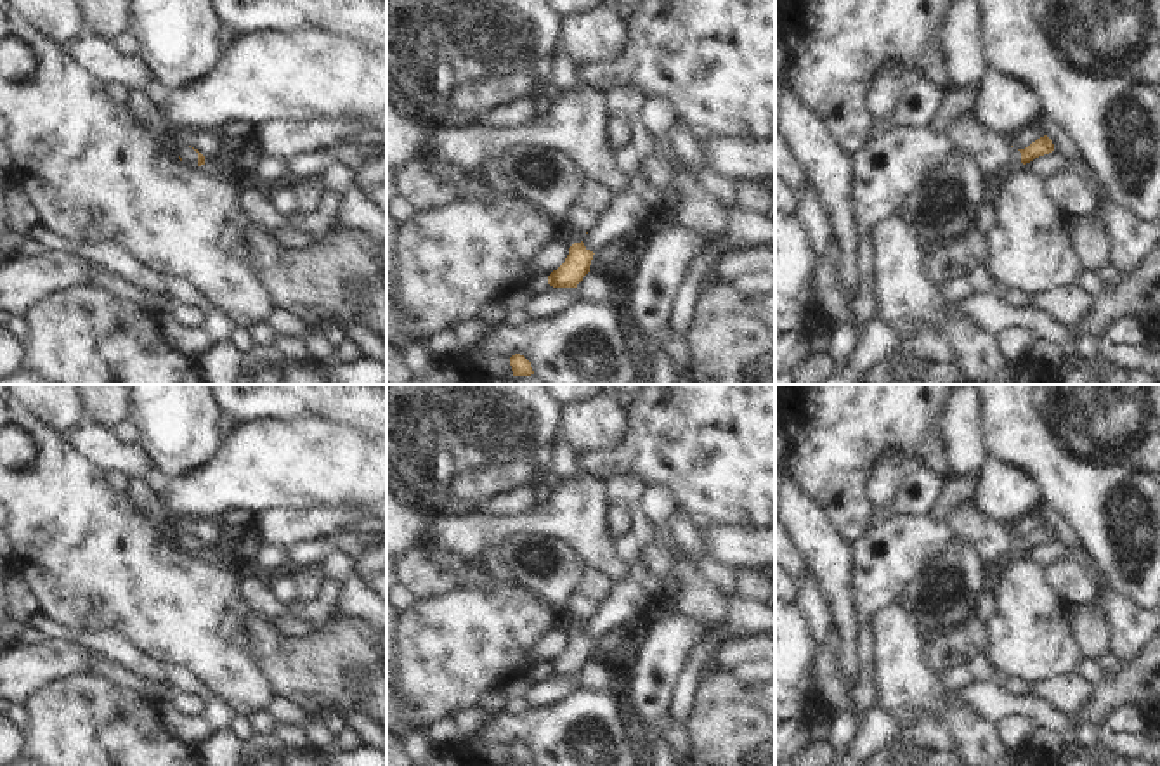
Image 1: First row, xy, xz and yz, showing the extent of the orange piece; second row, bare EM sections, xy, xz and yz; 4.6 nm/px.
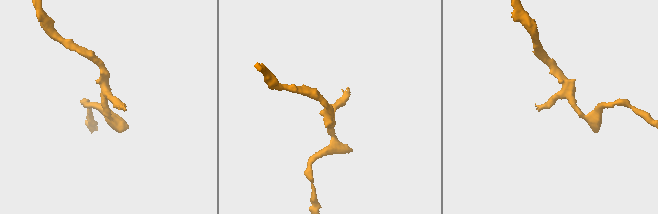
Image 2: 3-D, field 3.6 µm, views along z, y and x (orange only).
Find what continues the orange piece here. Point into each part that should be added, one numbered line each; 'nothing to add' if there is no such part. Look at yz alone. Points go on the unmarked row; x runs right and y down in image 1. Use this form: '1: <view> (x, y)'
1: yz (992, 539)

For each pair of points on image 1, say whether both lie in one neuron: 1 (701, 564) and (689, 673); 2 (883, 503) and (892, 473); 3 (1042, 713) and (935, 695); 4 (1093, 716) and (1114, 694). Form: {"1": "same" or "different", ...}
{"1": "same", "2": "same", "3": "same", "4": "same"}

